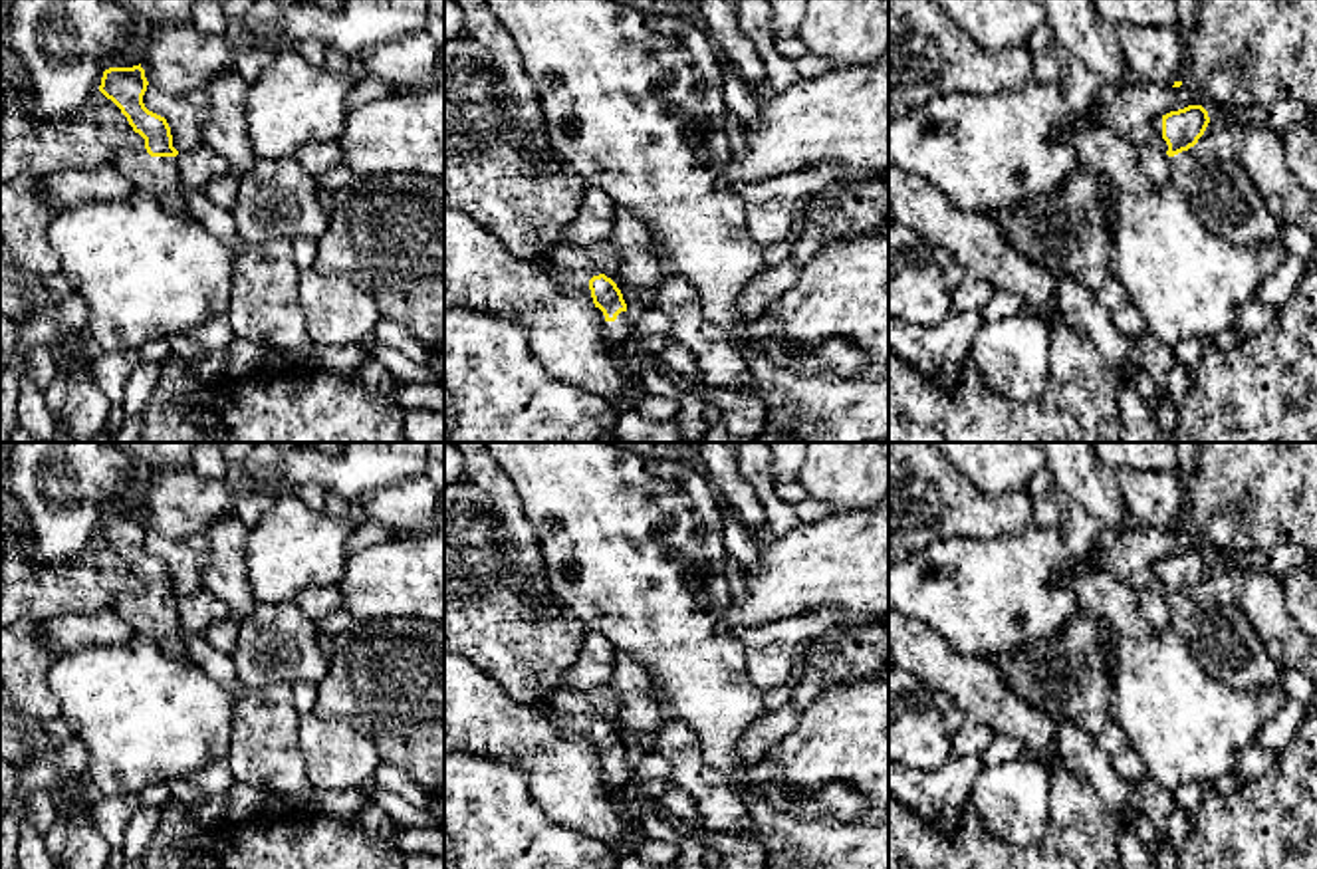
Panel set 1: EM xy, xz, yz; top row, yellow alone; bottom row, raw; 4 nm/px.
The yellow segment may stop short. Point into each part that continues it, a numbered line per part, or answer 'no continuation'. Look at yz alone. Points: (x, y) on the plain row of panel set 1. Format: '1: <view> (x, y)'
1: yz (1224, 643)

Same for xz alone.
1: xz (615, 778)

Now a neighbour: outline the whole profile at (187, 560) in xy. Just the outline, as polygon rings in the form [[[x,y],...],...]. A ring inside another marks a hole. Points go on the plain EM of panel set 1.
[[[147,530],[143,548],[149,556],[167,563],[173,591],[179,597],[192,595],[202,587],[202,573],[212,556],[206,534],[188,540],[173,540],[155,530]]]

